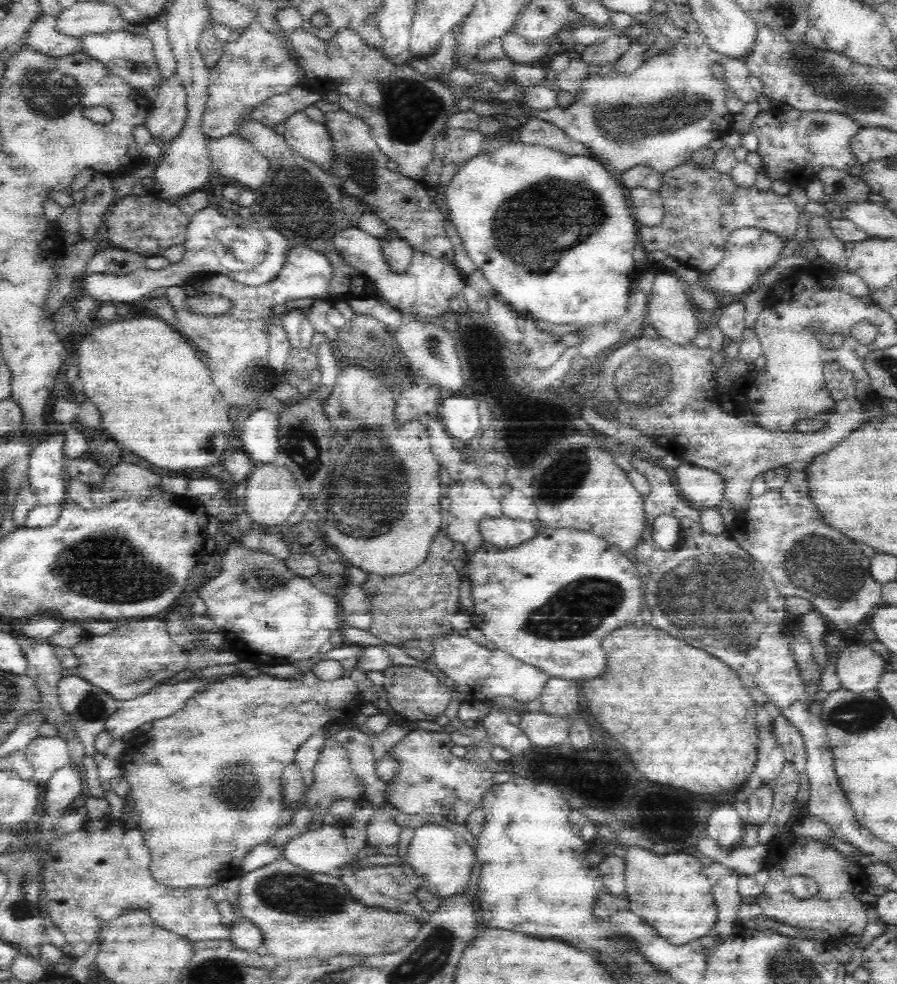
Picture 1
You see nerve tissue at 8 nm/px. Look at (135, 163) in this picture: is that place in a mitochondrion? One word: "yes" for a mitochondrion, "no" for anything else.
no

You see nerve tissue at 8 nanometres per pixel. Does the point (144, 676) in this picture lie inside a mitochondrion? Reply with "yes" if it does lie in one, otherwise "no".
yes

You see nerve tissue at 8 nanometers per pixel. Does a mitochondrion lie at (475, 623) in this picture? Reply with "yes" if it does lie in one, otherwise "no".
no

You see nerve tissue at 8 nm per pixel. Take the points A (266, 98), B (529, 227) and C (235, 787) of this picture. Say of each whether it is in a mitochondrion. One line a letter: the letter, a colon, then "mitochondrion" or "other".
A: other
B: mitochondrion
C: mitochondrion

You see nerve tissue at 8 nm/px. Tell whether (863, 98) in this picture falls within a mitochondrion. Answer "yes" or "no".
yes

